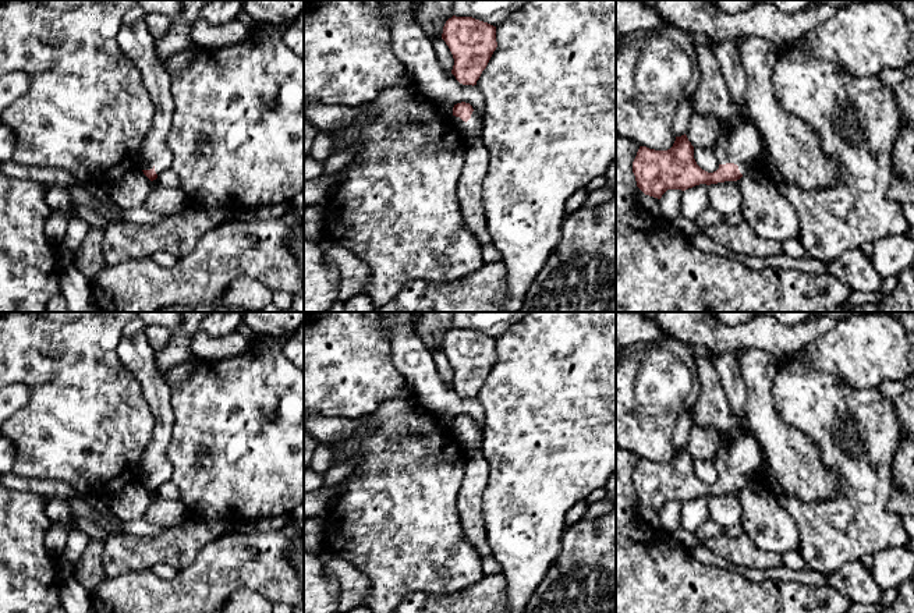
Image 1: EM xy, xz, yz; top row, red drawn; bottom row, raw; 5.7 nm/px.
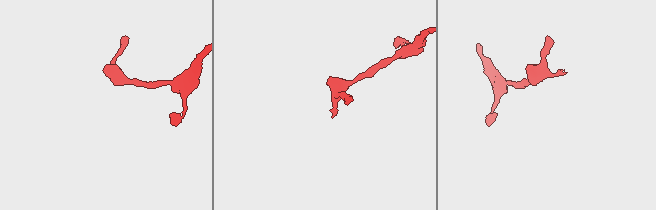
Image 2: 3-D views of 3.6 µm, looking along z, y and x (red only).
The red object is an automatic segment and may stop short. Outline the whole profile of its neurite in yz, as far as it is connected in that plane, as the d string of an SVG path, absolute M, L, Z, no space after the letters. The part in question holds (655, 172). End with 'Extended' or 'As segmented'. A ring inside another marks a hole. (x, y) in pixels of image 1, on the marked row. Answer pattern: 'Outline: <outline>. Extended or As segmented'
Outline: M736 117L720 124L720 132L713 150L719 160L719 169L713 173L702 170L694 159L694 146L687 135L676 137L673 146L667 150L655 150L640 146L633 162L633 173L637 187L649 196L660 199L667 189L686 191L699 184L718 184L737 181L751 169L757 167L758 156L762 152L761 134L751 117Z. Extended

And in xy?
Outline: M145 18L123 25L117 33L123 52L139 67L145 86L156 106L153 125L142 142L141 169L150 180L171 169L173 155L167 137L173 124L171 78L156 53L156 38L148 29Z. Extended

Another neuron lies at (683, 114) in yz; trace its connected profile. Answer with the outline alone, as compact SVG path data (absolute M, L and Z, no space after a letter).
M687 96L677 104L677 110L674 114L673 130L676 137L681 137L687 132L691 117L692 117L692 104L690 98Z

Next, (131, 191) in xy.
M134 169L120 181L109 185L110 198L121 209L144 206L152 188L152 181L144 174L142 169Z

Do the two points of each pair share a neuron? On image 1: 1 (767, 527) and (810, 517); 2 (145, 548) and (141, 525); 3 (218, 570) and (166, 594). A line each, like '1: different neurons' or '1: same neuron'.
1: different neurons
2: different neurons
3: same neuron

